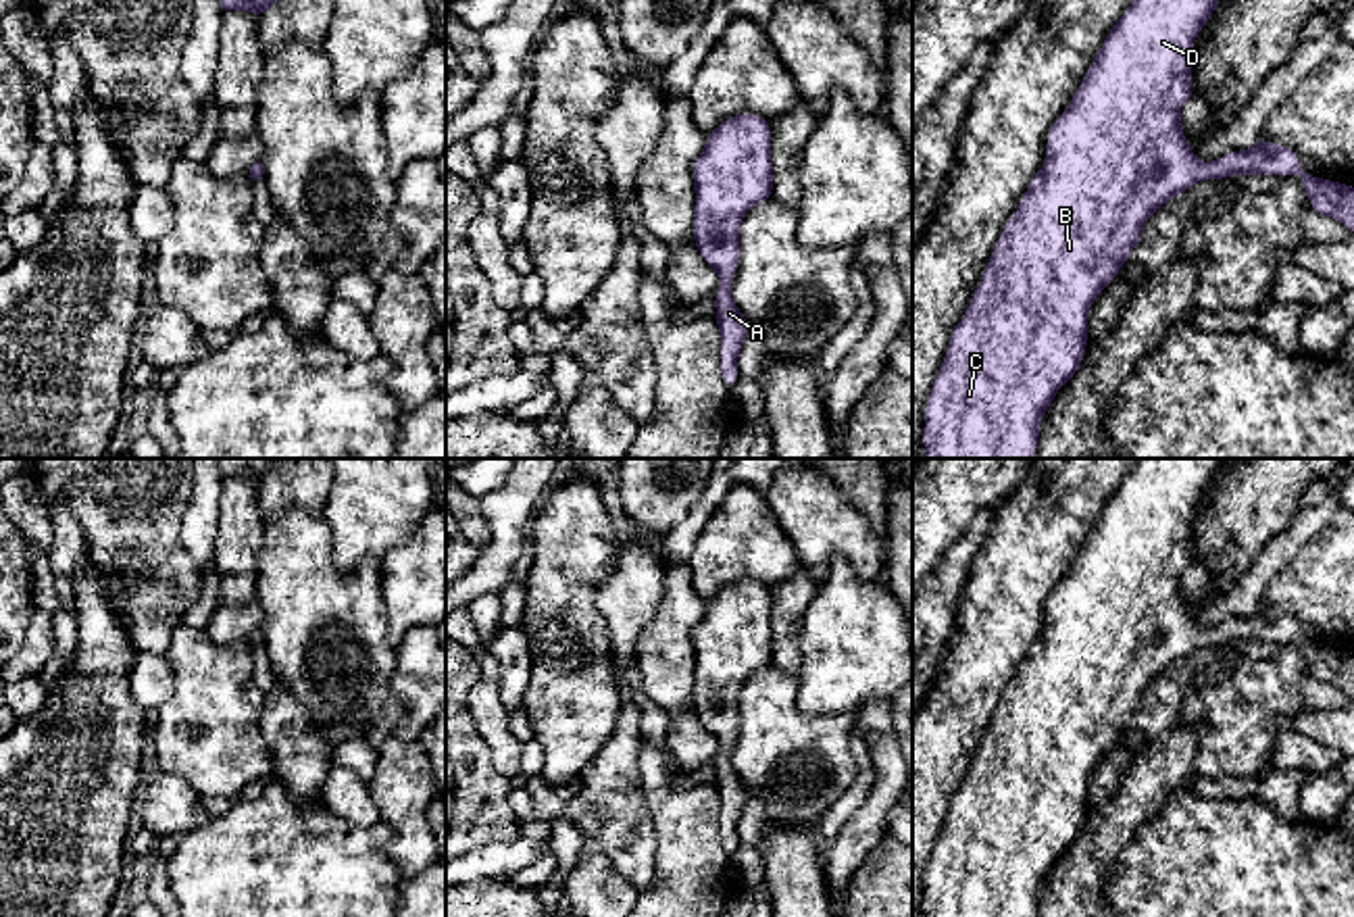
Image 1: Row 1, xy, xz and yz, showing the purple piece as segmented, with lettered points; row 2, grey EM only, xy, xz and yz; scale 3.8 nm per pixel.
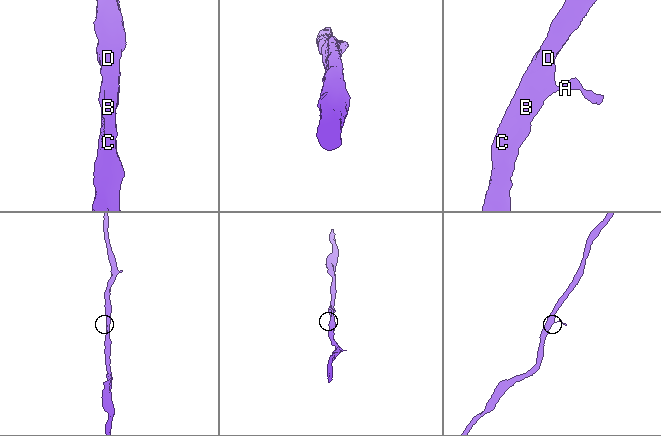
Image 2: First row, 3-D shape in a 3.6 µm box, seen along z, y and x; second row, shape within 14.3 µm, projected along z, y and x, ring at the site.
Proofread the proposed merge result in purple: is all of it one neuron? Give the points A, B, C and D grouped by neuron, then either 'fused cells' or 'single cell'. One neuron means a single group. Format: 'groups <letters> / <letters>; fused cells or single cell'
groups A B C D; single cell

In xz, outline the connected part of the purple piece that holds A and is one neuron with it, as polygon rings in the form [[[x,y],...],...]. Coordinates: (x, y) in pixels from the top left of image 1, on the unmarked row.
[[[754,579],[727,584],[714,598],[706,600],[706,613],[692,629],[694,644],[694,711],[700,723],[719,742],[714,761],[714,788],[721,798],[719,832],[725,852],[731,857],[739,848],[737,823],[750,798],[746,784],[735,773],[729,754],[739,732],[739,690],[758,669],[773,665],[773,625],[771,625],[771,590]]]

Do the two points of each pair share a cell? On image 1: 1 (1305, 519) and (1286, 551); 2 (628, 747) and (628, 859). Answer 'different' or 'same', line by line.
1: same
2: same

